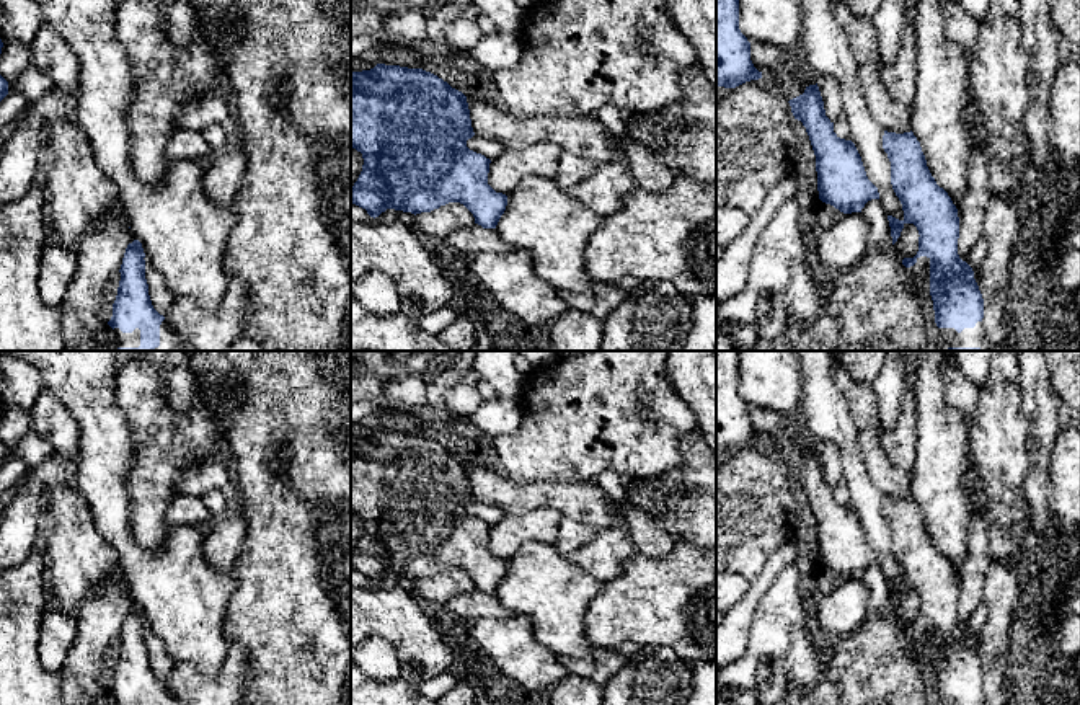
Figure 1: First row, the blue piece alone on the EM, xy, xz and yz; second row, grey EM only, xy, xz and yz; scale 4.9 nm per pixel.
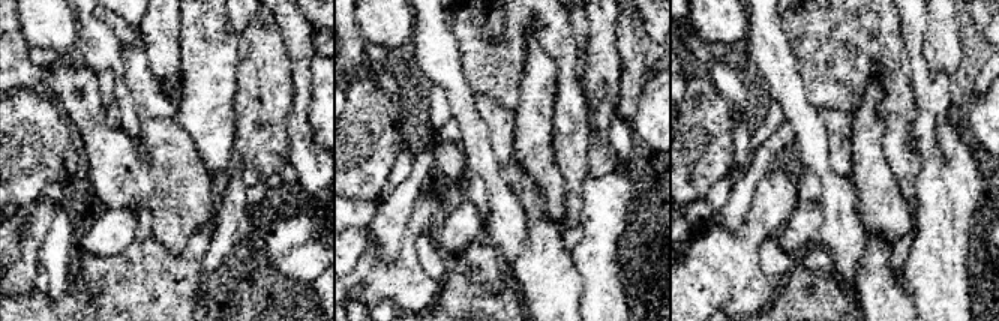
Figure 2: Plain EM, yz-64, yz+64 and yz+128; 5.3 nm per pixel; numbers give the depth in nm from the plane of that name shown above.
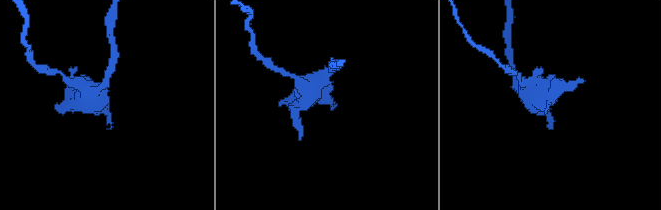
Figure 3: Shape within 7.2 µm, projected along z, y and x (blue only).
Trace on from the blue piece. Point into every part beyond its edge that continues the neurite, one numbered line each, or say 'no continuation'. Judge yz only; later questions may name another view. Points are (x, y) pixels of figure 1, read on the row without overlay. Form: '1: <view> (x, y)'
1: yz (922, 632)

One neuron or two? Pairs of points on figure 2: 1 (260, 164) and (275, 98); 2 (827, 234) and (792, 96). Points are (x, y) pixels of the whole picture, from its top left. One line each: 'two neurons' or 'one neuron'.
1: one neuron
2: one neuron

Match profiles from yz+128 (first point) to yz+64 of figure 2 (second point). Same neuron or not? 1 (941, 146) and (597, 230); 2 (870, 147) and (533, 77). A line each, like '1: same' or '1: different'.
1: same
2: same

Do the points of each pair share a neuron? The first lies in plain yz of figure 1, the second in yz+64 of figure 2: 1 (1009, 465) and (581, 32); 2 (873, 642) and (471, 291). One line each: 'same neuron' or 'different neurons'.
1: different neurons
2: same neuron

